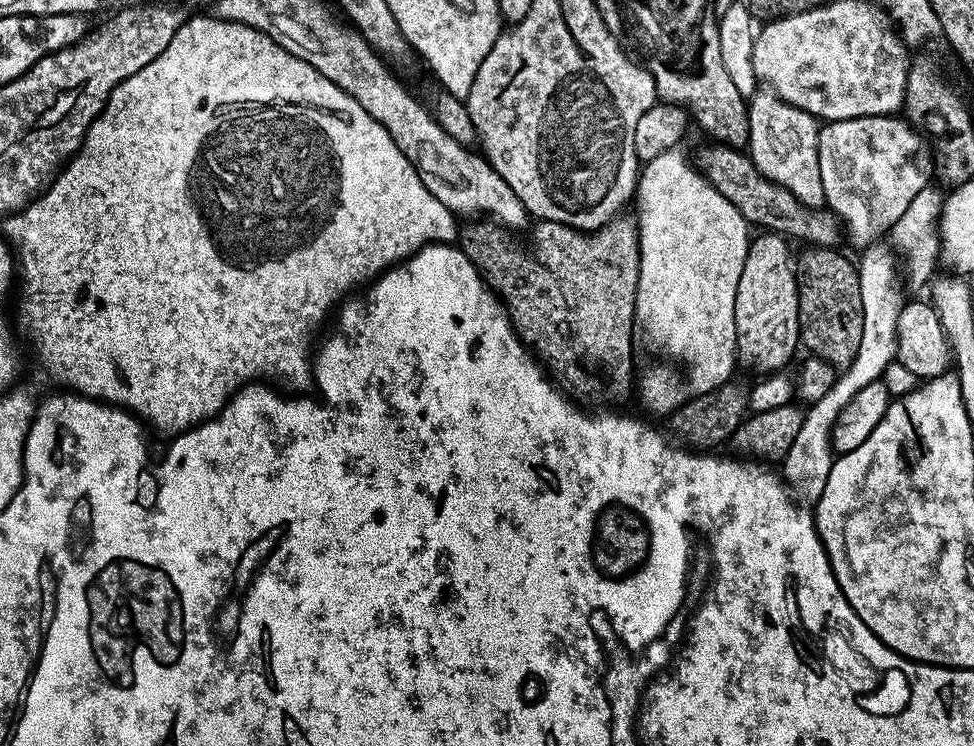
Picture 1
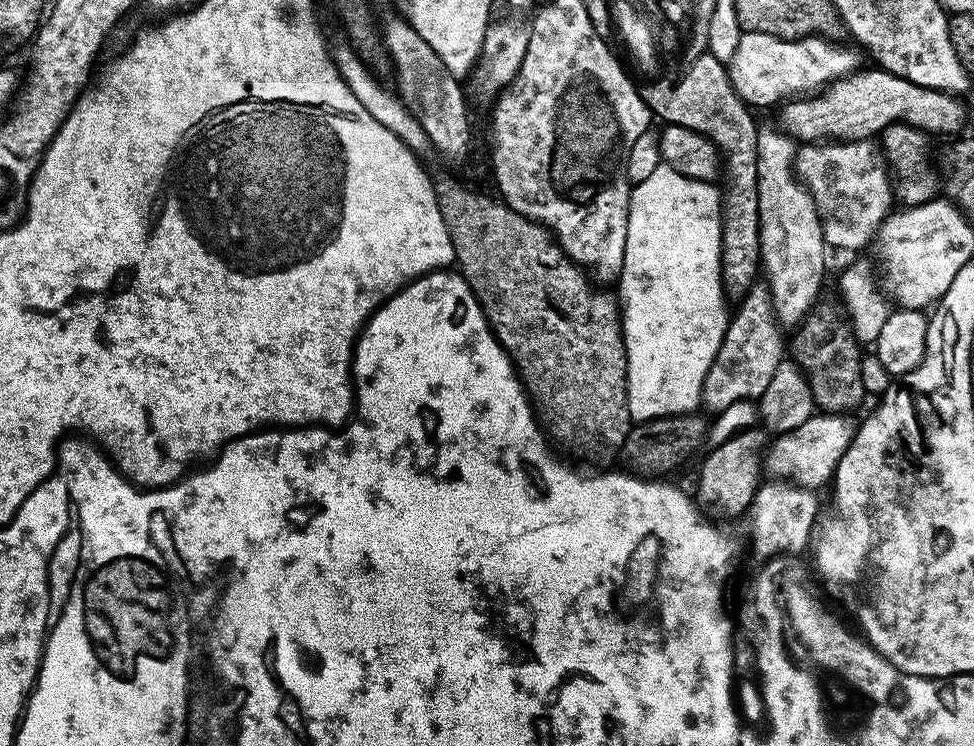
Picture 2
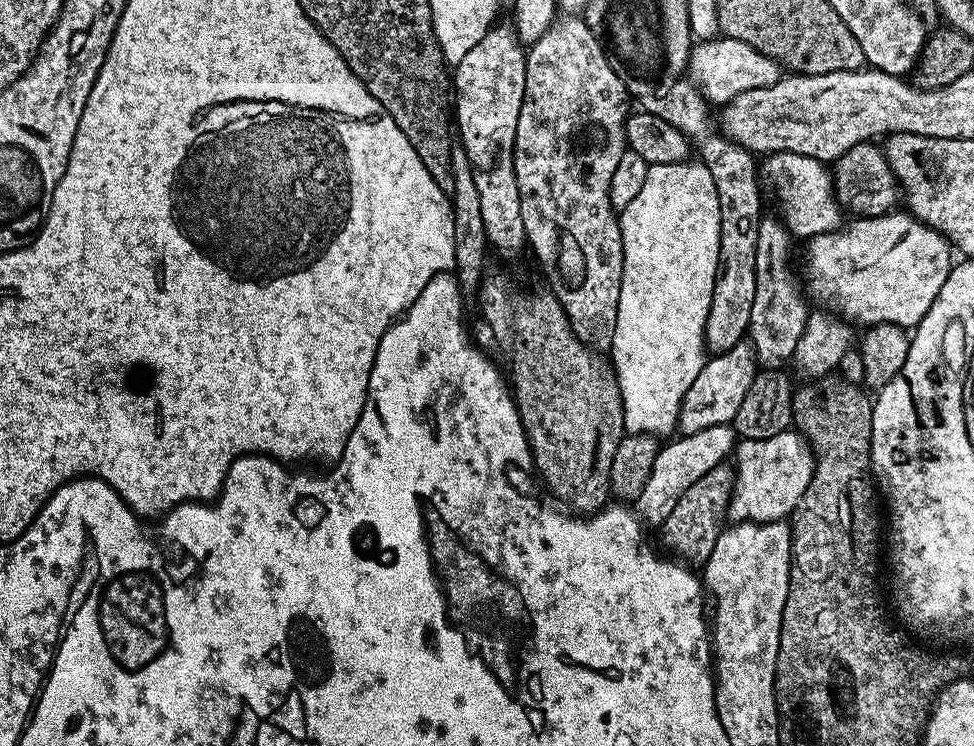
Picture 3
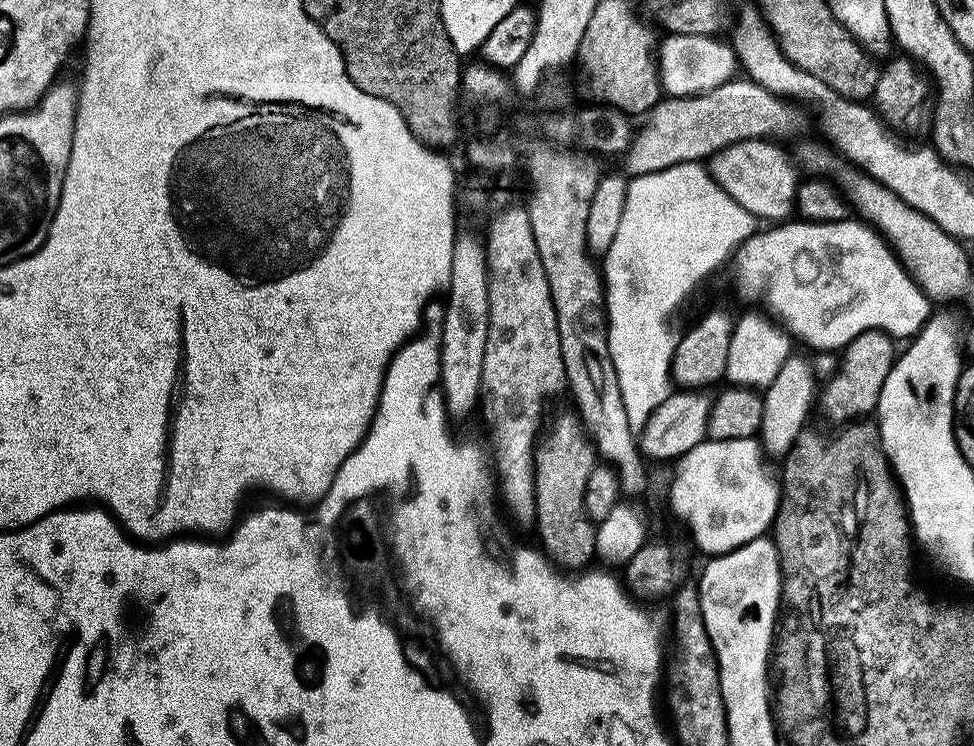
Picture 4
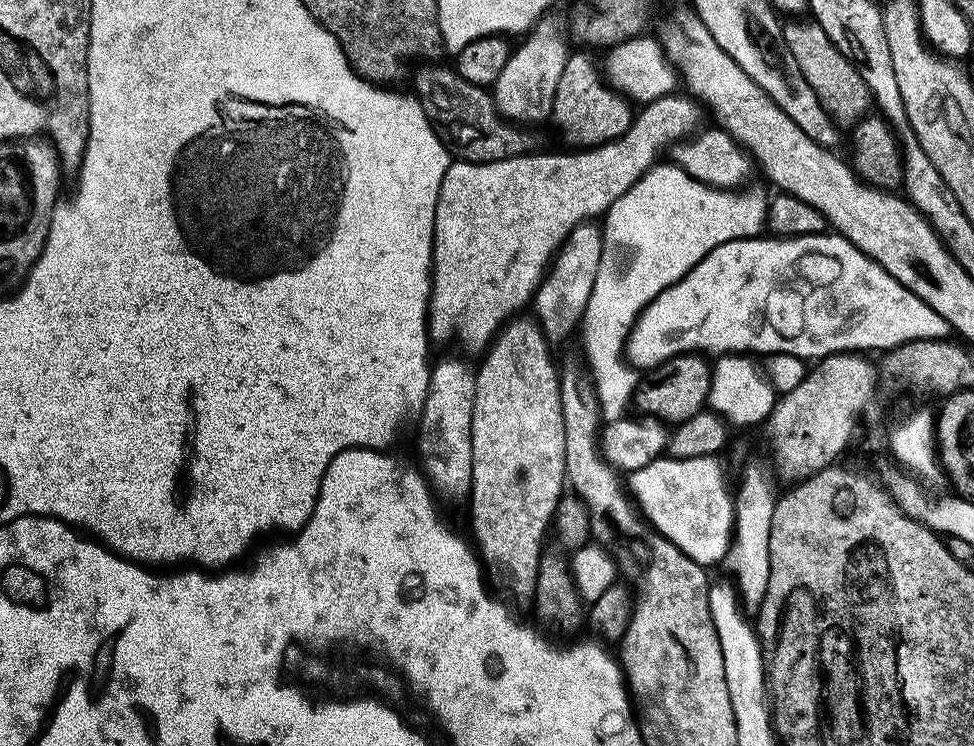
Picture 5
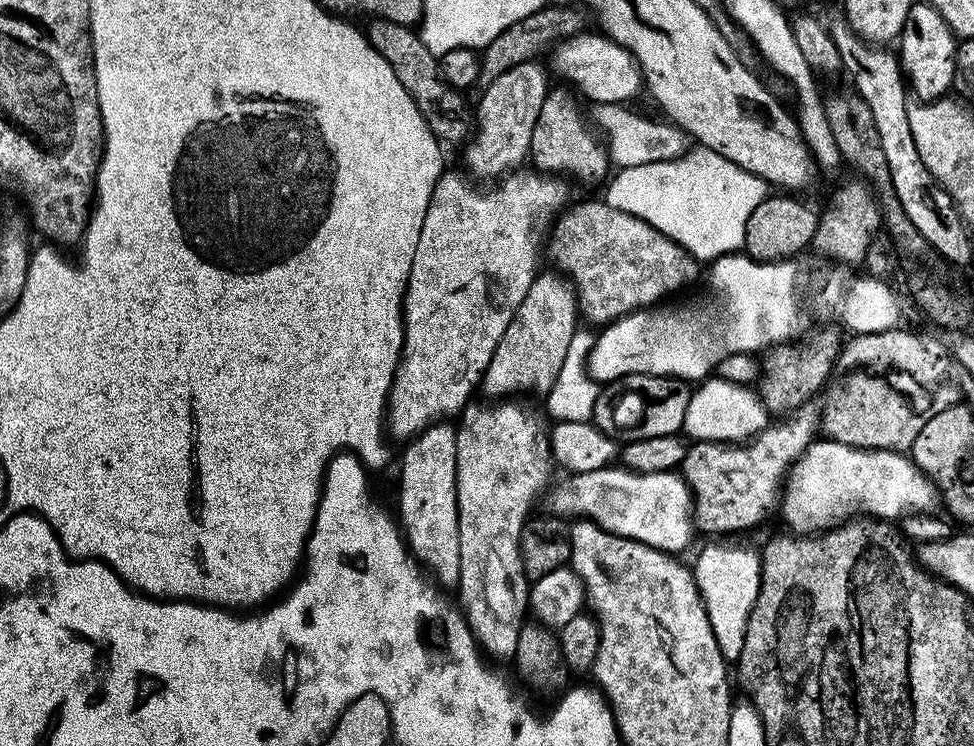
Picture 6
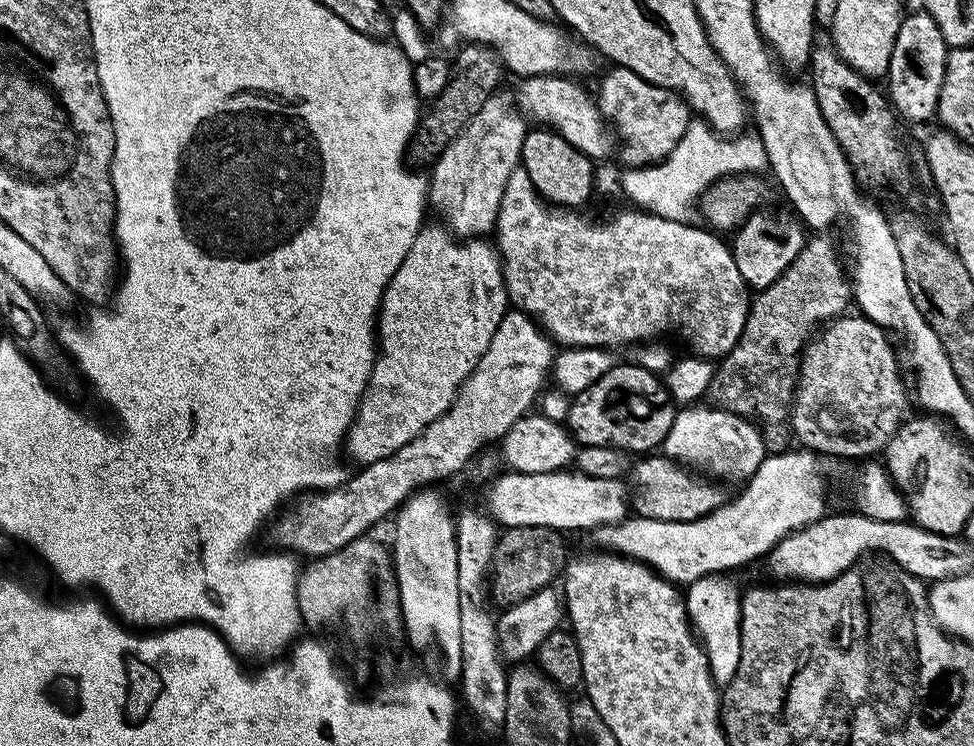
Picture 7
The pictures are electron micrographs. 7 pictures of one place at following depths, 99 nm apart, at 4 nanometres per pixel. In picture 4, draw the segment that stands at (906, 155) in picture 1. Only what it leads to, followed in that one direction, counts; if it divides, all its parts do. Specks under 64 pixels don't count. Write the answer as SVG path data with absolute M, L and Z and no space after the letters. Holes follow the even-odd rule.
M771 139L743 140L715 152L707 161L708 173L751 216L760 222L784 222L793 215L796 207L797 165Z

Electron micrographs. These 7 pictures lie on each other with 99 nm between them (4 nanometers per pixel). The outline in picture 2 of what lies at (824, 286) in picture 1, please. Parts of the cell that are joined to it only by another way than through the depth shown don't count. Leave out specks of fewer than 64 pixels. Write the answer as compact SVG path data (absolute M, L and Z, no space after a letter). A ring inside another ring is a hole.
M817 303L800 321L790 336L790 356L810 382L817 409L824 414L844 414L856 408L866 393L863 388L862 345L857 340L845 313L832 304Z

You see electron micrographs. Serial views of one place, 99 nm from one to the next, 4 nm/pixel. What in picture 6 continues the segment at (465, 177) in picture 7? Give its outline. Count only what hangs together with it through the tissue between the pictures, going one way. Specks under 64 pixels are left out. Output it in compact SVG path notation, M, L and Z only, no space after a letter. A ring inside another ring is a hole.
M529 62L514 66L483 89L484 97L480 100L480 109L474 112L474 131L462 148L463 167L473 177L491 181L519 169L523 165L520 163L529 159L534 122L538 122L538 113L542 111L542 102L546 102L550 87L549 73L544 73L538 65L539 63Z

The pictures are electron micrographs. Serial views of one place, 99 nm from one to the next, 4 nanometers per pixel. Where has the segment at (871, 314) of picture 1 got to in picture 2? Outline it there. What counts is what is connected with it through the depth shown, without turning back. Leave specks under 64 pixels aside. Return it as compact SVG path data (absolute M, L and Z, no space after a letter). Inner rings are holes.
M772 478L769 479L769 484L767 482L761 483L760 486L756 489L756 496L753 498L751 507L748 508L746 512L747 518L749 517L752 521L748 524L748 536L752 539L752 548L757 552L758 555L764 556L763 558L776 558L781 554L788 554L784 552L796 552L799 548L807 549L810 544L810 533L813 531L814 525L818 520L818 511L816 512L816 496L817 493L813 491L811 488L801 487L799 484L795 482L785 482L780 478Z

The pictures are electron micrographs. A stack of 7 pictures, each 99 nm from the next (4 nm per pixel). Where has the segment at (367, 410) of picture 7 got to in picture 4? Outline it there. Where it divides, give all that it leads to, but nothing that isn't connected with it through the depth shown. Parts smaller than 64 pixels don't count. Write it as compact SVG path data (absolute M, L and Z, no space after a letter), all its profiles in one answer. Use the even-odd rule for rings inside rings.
M733 78L713 92L702 96L673 96L661 99L660 103L647 113L644 125L639 125L634 139L627 152L623 153L623 171L629 177L641 176L647 172L666 170L675 164L694 164L707 161L715 152L726 146L738 144L743 140L763 140L776 136L796 136L804 128L804 116L795 103L781 98L758 86L747 78Z

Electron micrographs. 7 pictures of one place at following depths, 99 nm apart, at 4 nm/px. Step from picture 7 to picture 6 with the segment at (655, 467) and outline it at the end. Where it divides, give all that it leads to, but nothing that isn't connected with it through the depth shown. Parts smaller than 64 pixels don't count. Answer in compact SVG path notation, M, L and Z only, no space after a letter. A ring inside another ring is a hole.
M815 403L803 404L787 416L777 419L774 426L763 428L757 436L738 444L719 442L696 442L689 447L680 464L688 489L692 491L694 501L694 524L704 532L740 532L750 528L763 518L764 514L777 507L782 496L782 485L796 459L817 439L820 427L820 413Z

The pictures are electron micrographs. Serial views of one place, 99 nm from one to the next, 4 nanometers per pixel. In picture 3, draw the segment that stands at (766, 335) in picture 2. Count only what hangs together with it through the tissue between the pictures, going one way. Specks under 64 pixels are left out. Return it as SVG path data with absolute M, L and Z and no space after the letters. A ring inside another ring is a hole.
M741 342L730 350L717 353L705 359L698 378L686 390L686 398L682 398L678 432L680 436L696 434L707 430L710 426L731 425L738 414L738 406L742 406L742 398L746 398L746 390L750 390L750 382L754 382L758 371L758 361L752 345Z

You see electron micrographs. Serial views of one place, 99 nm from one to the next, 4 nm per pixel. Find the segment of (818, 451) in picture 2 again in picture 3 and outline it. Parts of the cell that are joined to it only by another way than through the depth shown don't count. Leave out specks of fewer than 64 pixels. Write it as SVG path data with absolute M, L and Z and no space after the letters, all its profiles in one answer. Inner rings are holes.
M795 430L774 434L774 438L765 440L740 440L734 449L735 458L735 484L726 515L732 522L769 524L791 517L802 494L806 494L812 472L816 469L808 441Z

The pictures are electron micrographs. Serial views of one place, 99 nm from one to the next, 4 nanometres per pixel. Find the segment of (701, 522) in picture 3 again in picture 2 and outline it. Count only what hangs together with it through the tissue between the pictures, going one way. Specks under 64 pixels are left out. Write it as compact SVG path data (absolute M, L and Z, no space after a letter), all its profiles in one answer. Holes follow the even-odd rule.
M753 426L736 433L729 441L713 447L708 457L700 464L698 488L695 492L701 504L711 504L722 511L742 516L751 507L756 489L762 482L761 474L766 468L766 453L770 447L770 436L763 427Z

